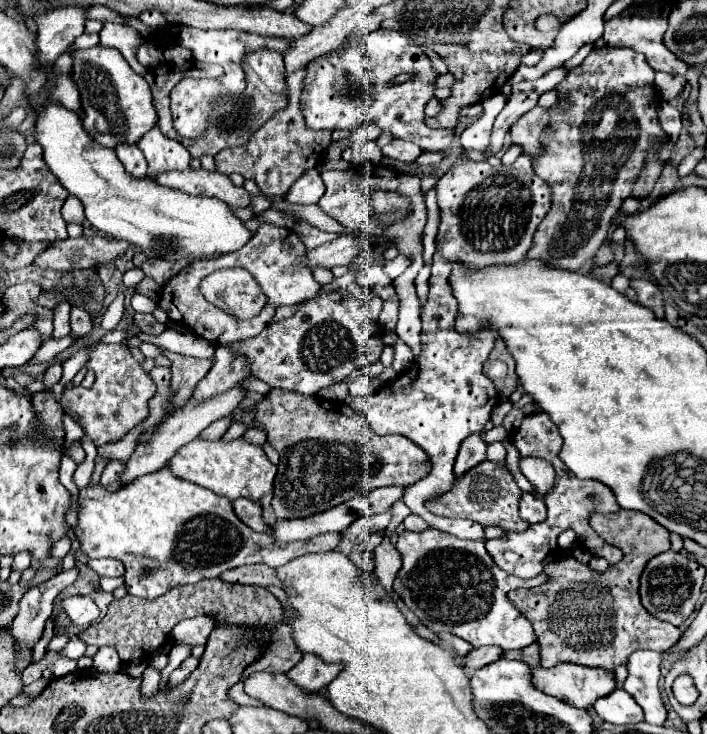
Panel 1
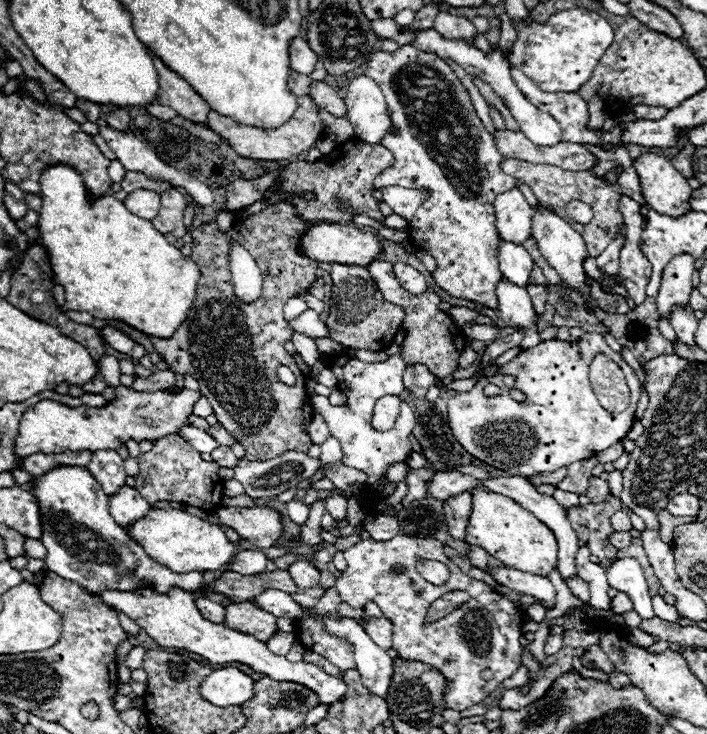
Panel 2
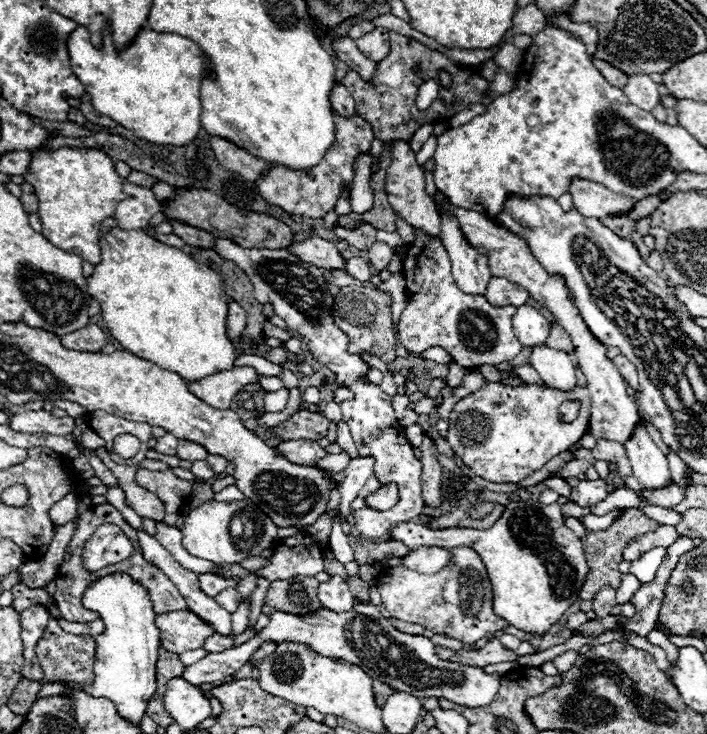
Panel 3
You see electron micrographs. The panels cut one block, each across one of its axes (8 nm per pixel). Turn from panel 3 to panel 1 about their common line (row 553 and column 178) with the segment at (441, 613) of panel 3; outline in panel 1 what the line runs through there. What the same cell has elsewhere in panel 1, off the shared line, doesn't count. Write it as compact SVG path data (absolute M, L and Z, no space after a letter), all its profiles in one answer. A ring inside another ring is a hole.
M196 438L188 446L182 446L168 464L170 464L174 476L200 484L230 500L248 498L248 500L260 502L262 496L272 494L272 490L274 490L276 466L272 462L268 462L268 456L264 454L262 448L248 444L242 438L232 440L232 442L222 442L222 440L206 442L206 440Z

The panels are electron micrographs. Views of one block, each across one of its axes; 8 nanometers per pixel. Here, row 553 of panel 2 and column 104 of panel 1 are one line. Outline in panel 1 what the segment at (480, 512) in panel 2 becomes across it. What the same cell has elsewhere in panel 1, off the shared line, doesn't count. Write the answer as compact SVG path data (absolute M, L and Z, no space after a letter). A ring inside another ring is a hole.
M168 466L160 468L156 474L152 472L152 474L144 474L136 478L128 482L128 486L122 486L116 492L104 490L102 484L88 484L86 488L80 488L78 522L76 522L74 534L80 542L80 550L88 556L88 560L92 558L120 560L126 568L126 574L124 574L126 590L130 590L132 596L140 596L140 598L158 598L174 586L194 584L204 578L218 578L224 570L238 568L244 564L264 562L272 568L278 568L290 562L292 558L308 554L308 552L334 550L342 540L342 534L328 532L328 534L320 534L310 540L276 546L270 536L258 534L250 530L242 520L238 520L228 498L218 496L212 490L206 490L188 480L180 480L172 476L172 470Z

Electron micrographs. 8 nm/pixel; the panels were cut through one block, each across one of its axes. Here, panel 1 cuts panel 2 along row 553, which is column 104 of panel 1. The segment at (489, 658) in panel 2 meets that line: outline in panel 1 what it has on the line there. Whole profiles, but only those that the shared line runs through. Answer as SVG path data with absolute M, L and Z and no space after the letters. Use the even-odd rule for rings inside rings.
M94 344L92 356L86 364L96 374L92 388L66 388L62 404L80 416L84 432L96 446L120 440L130 428L148 416L148 400L154 396L156 386L152 378L140 368L124 344Z

